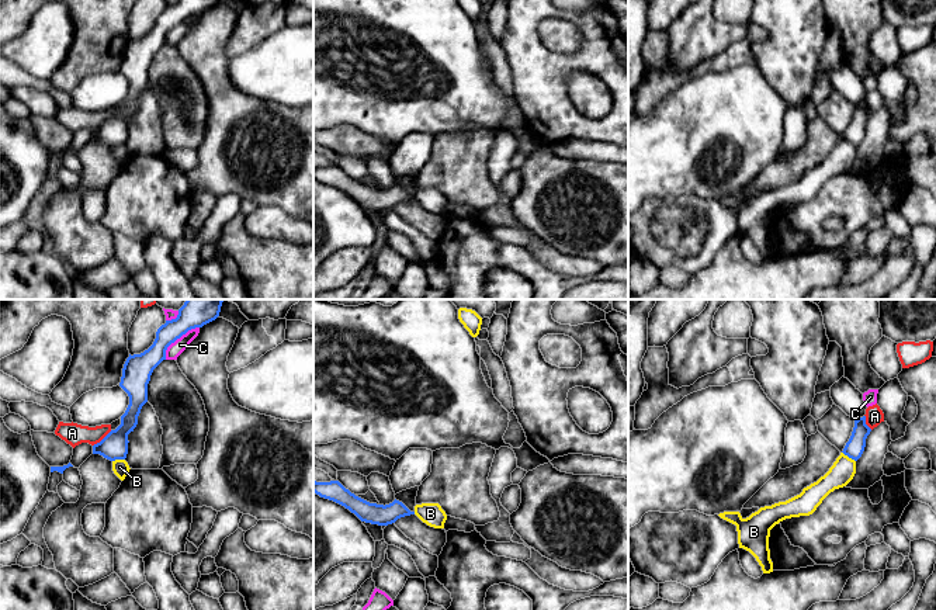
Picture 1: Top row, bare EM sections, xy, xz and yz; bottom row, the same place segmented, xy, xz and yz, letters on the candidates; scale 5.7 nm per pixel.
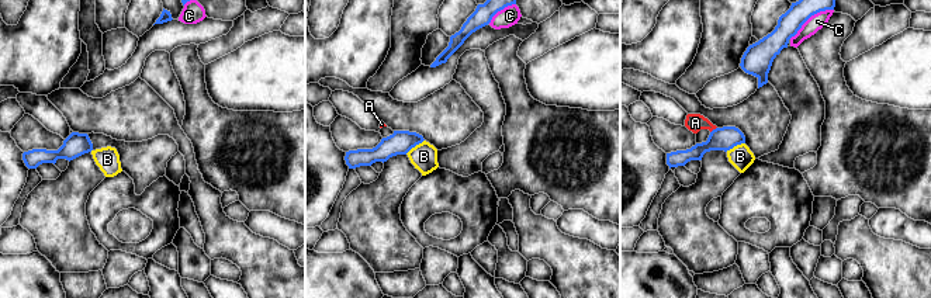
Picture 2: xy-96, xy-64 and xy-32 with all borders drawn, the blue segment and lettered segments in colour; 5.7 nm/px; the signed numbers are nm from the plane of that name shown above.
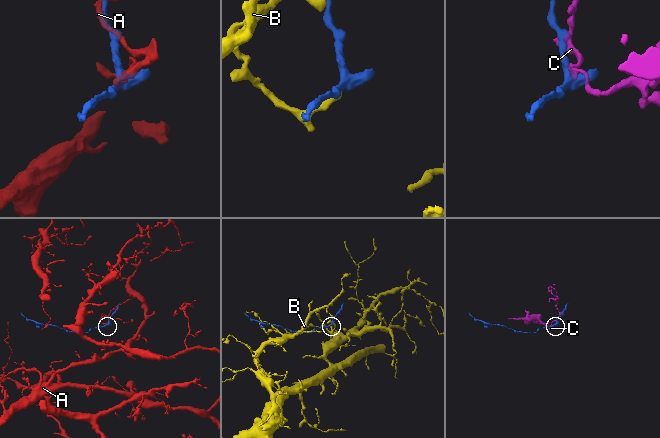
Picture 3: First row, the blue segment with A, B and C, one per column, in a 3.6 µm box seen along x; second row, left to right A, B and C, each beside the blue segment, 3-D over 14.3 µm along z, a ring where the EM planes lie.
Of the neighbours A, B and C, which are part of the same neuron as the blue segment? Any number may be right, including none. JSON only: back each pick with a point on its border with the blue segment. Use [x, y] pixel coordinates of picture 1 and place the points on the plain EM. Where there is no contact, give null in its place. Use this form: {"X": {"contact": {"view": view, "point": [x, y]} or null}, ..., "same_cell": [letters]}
{"same_cell": []}

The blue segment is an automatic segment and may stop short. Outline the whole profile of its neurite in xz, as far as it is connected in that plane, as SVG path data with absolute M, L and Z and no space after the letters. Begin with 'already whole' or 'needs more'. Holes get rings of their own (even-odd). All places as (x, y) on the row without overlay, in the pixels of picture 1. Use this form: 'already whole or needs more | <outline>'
already whole | M313 166L313 177L320 183L333 186L344 191L351 198L354 198L361 207L371 209L388 211L395 208L401 202L415 200L415 197L410 197L402 187L396 184L385 191L370 188L351 179L339 166Z

